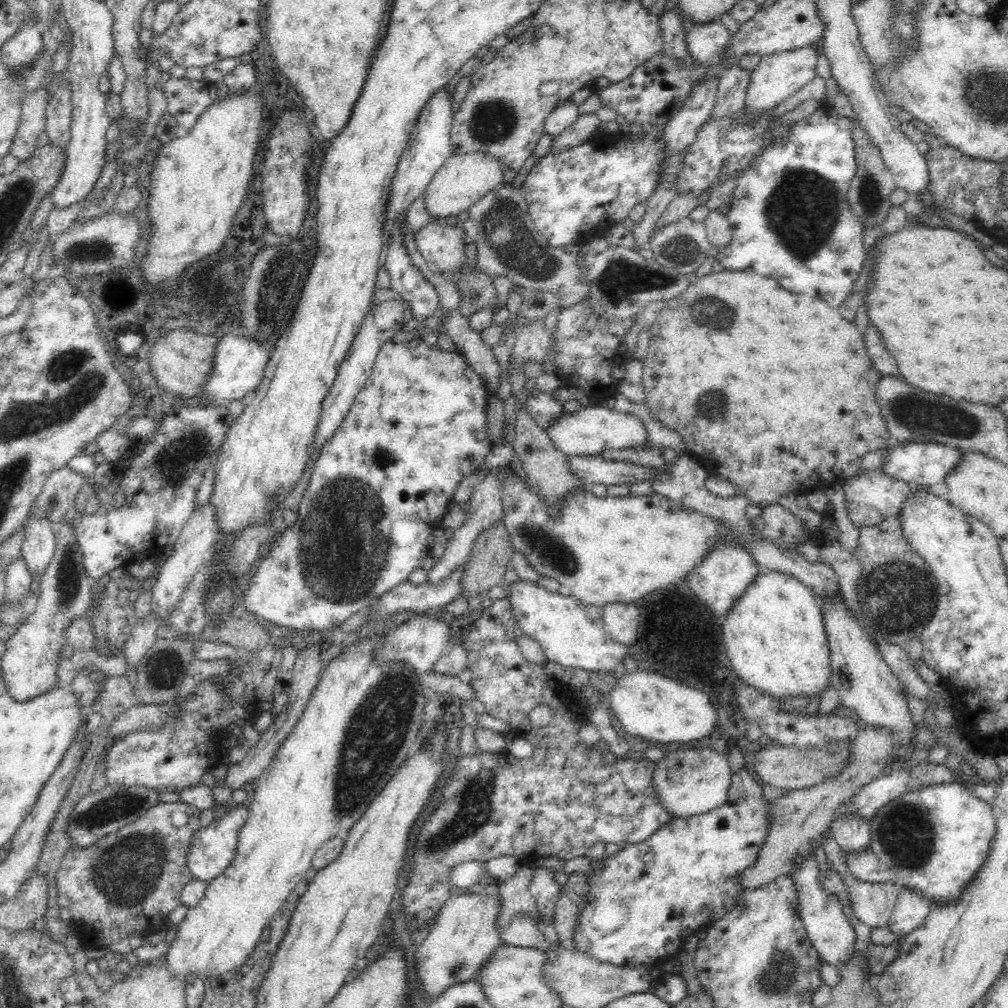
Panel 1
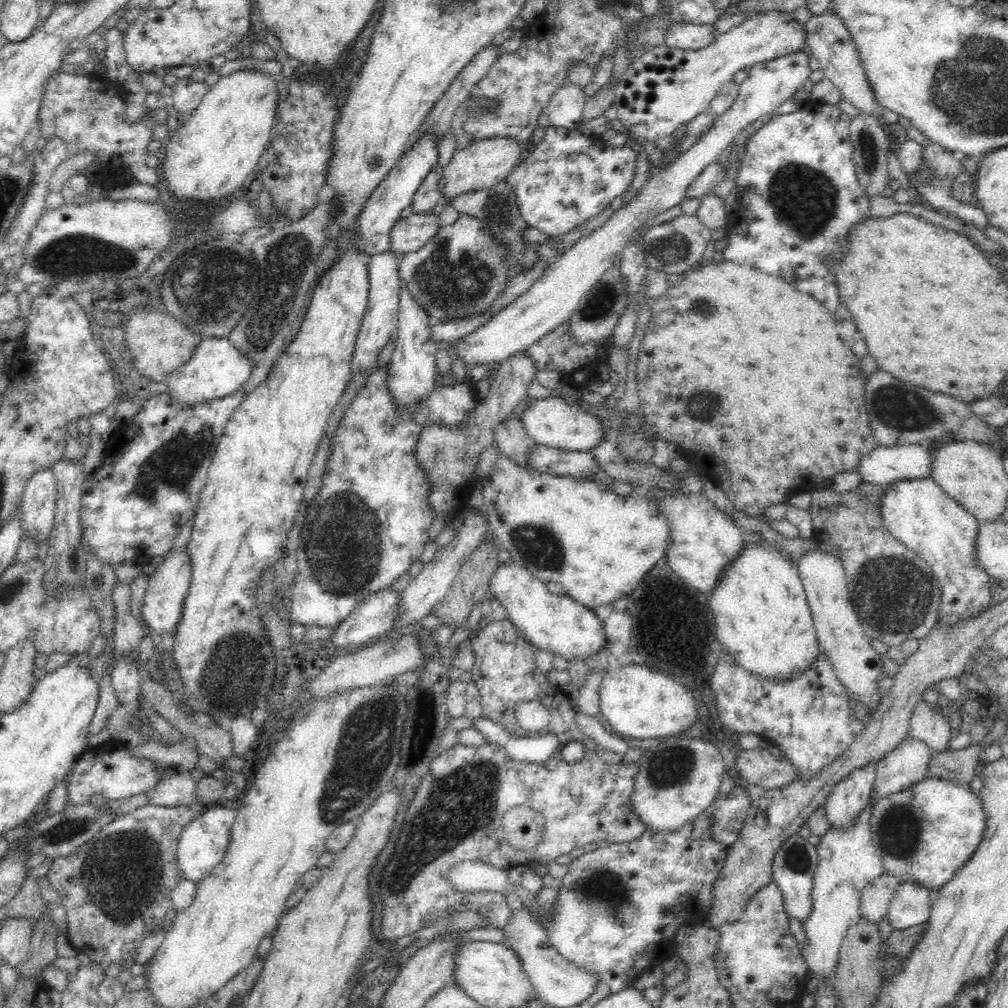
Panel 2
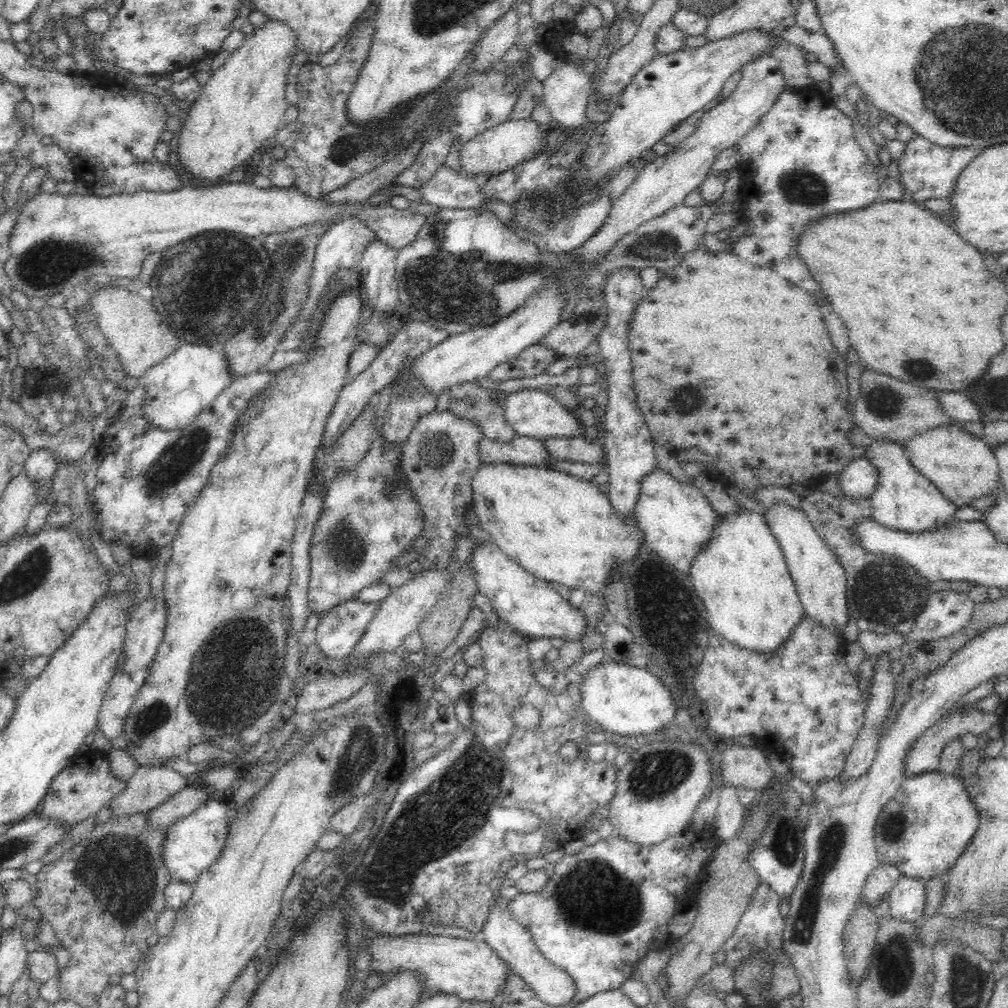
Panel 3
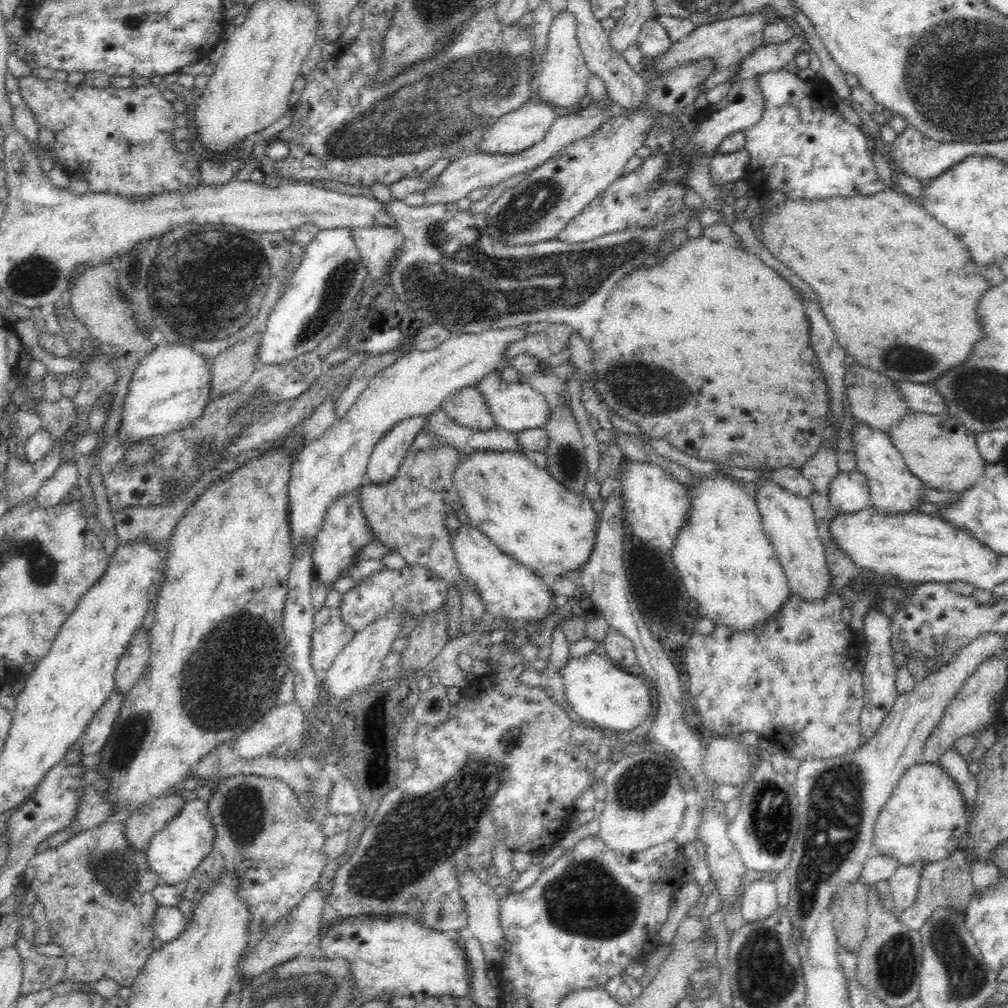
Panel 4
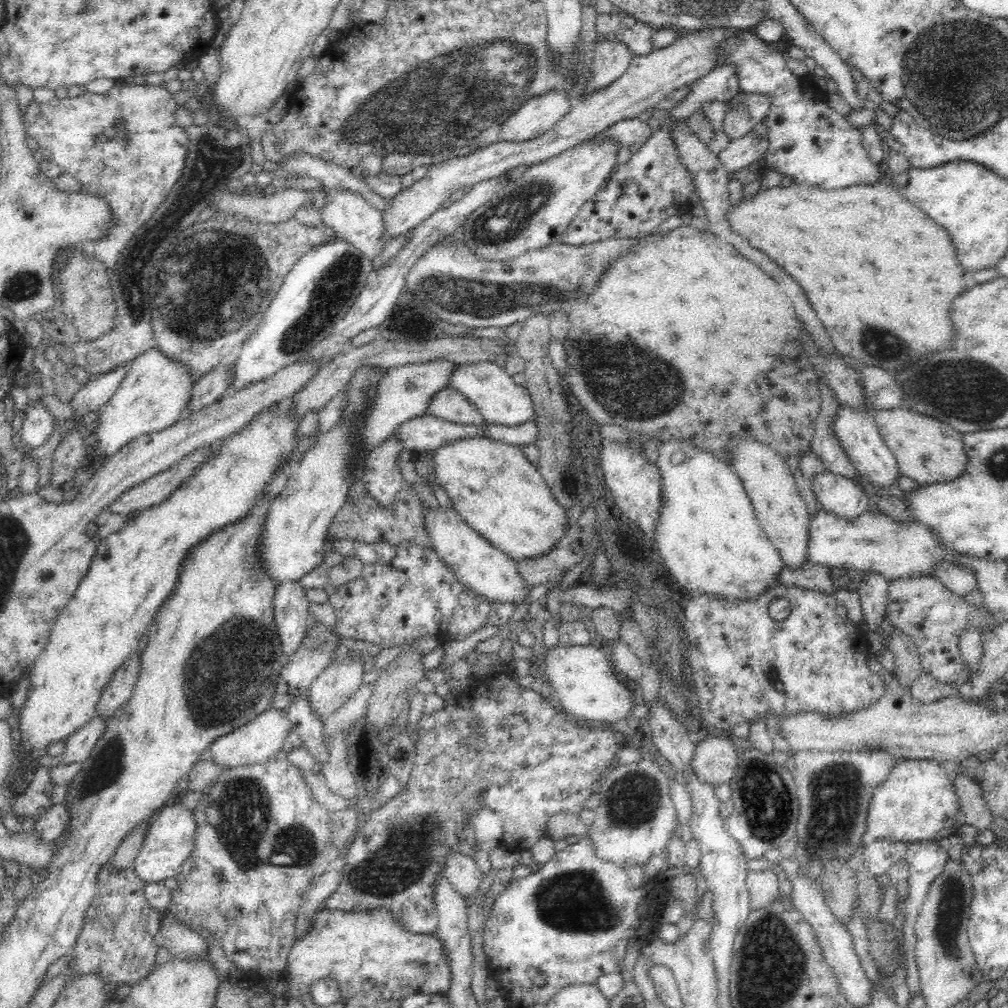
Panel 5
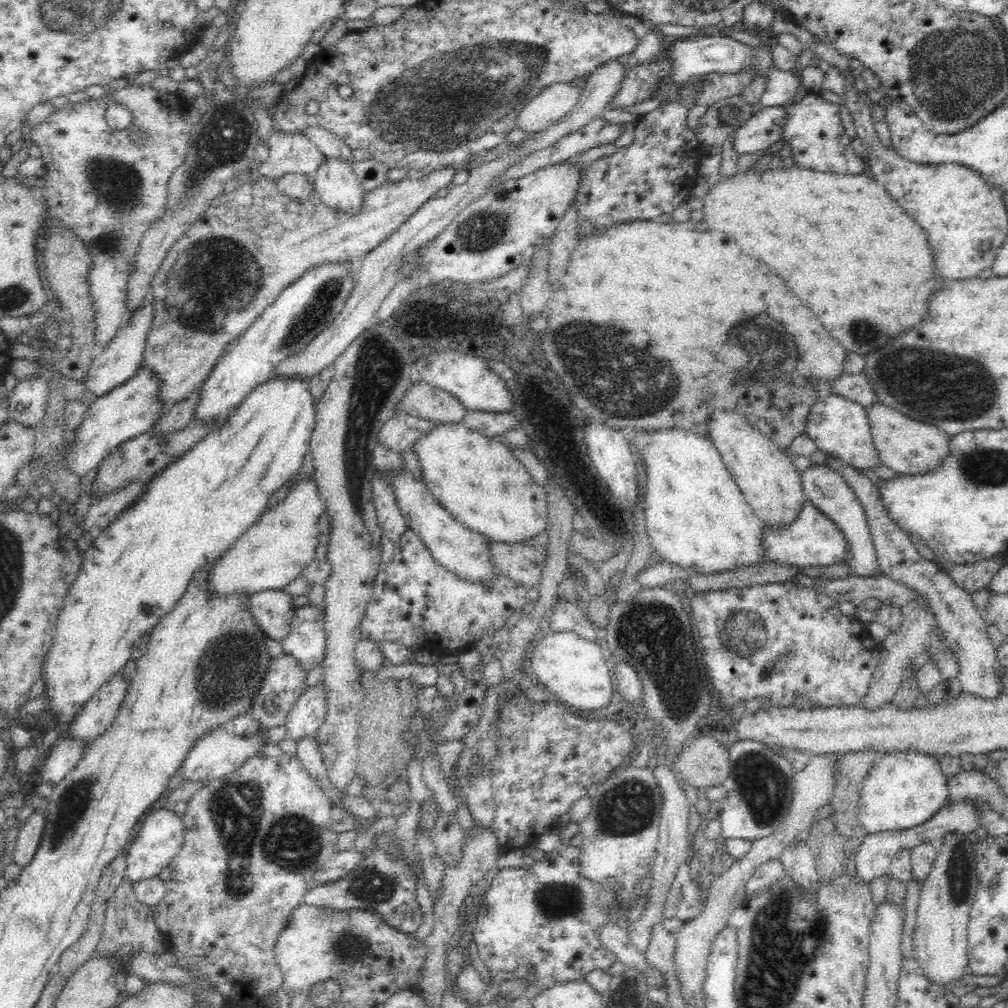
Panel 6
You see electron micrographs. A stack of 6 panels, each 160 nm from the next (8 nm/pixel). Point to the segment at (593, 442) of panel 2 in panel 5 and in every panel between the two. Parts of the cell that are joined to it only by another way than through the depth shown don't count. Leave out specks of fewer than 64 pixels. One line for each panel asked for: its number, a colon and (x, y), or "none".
3: (534, 413)
4: (514, 406)
5: (500, 400)

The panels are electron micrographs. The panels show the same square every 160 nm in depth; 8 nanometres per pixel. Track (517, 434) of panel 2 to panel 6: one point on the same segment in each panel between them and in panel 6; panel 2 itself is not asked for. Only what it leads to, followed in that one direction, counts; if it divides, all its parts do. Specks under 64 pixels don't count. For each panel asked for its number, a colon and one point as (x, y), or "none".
3: (470, 401)
4: (465, 406)
5: (448, 404)
6: (423, 400)

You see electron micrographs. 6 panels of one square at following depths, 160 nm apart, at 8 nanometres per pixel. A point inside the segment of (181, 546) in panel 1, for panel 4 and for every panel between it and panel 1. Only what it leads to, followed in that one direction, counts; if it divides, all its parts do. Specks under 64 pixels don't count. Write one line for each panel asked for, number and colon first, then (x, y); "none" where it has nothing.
2: (160, 611)
3: (145, 627)
4: (132, 664)

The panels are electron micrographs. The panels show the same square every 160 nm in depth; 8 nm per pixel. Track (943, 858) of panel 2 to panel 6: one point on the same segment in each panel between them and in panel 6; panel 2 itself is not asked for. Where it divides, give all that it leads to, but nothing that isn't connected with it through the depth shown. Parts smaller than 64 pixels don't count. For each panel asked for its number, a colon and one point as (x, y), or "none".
3: (923, 830)
4: (926, 817)
5: (918, 801)
6: (904, 789)

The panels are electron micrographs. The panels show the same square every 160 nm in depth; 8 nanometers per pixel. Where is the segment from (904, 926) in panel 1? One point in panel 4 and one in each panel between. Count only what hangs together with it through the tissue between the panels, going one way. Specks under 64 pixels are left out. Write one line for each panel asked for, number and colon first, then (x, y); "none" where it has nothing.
2: (910, 905)
3: (907, 897)
4: (905, 882)

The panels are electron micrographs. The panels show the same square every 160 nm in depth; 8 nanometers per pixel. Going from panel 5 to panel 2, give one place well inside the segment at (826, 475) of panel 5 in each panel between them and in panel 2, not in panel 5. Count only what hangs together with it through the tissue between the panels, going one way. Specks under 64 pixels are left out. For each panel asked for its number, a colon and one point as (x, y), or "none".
2: (884, 464)
3: (858, 480)
4: (849, 491)

